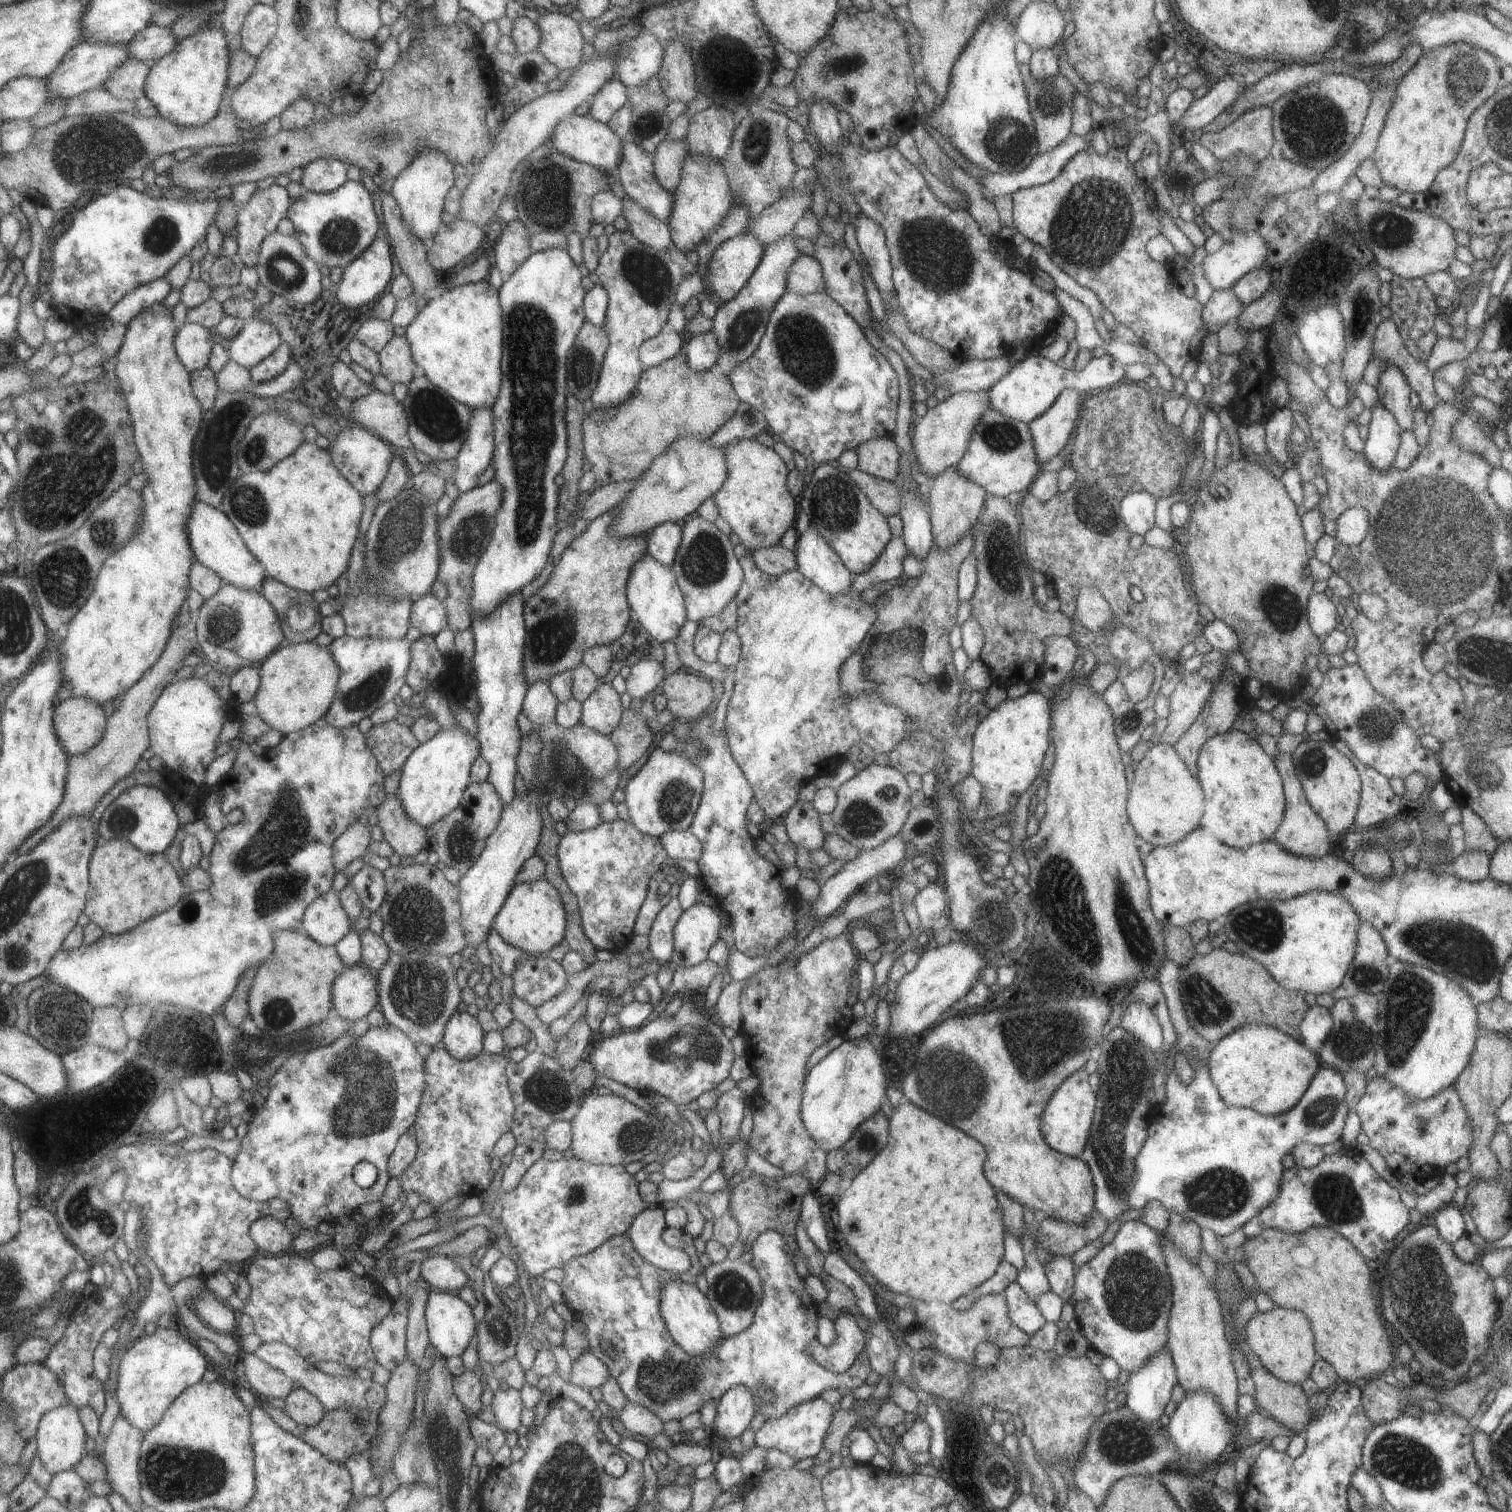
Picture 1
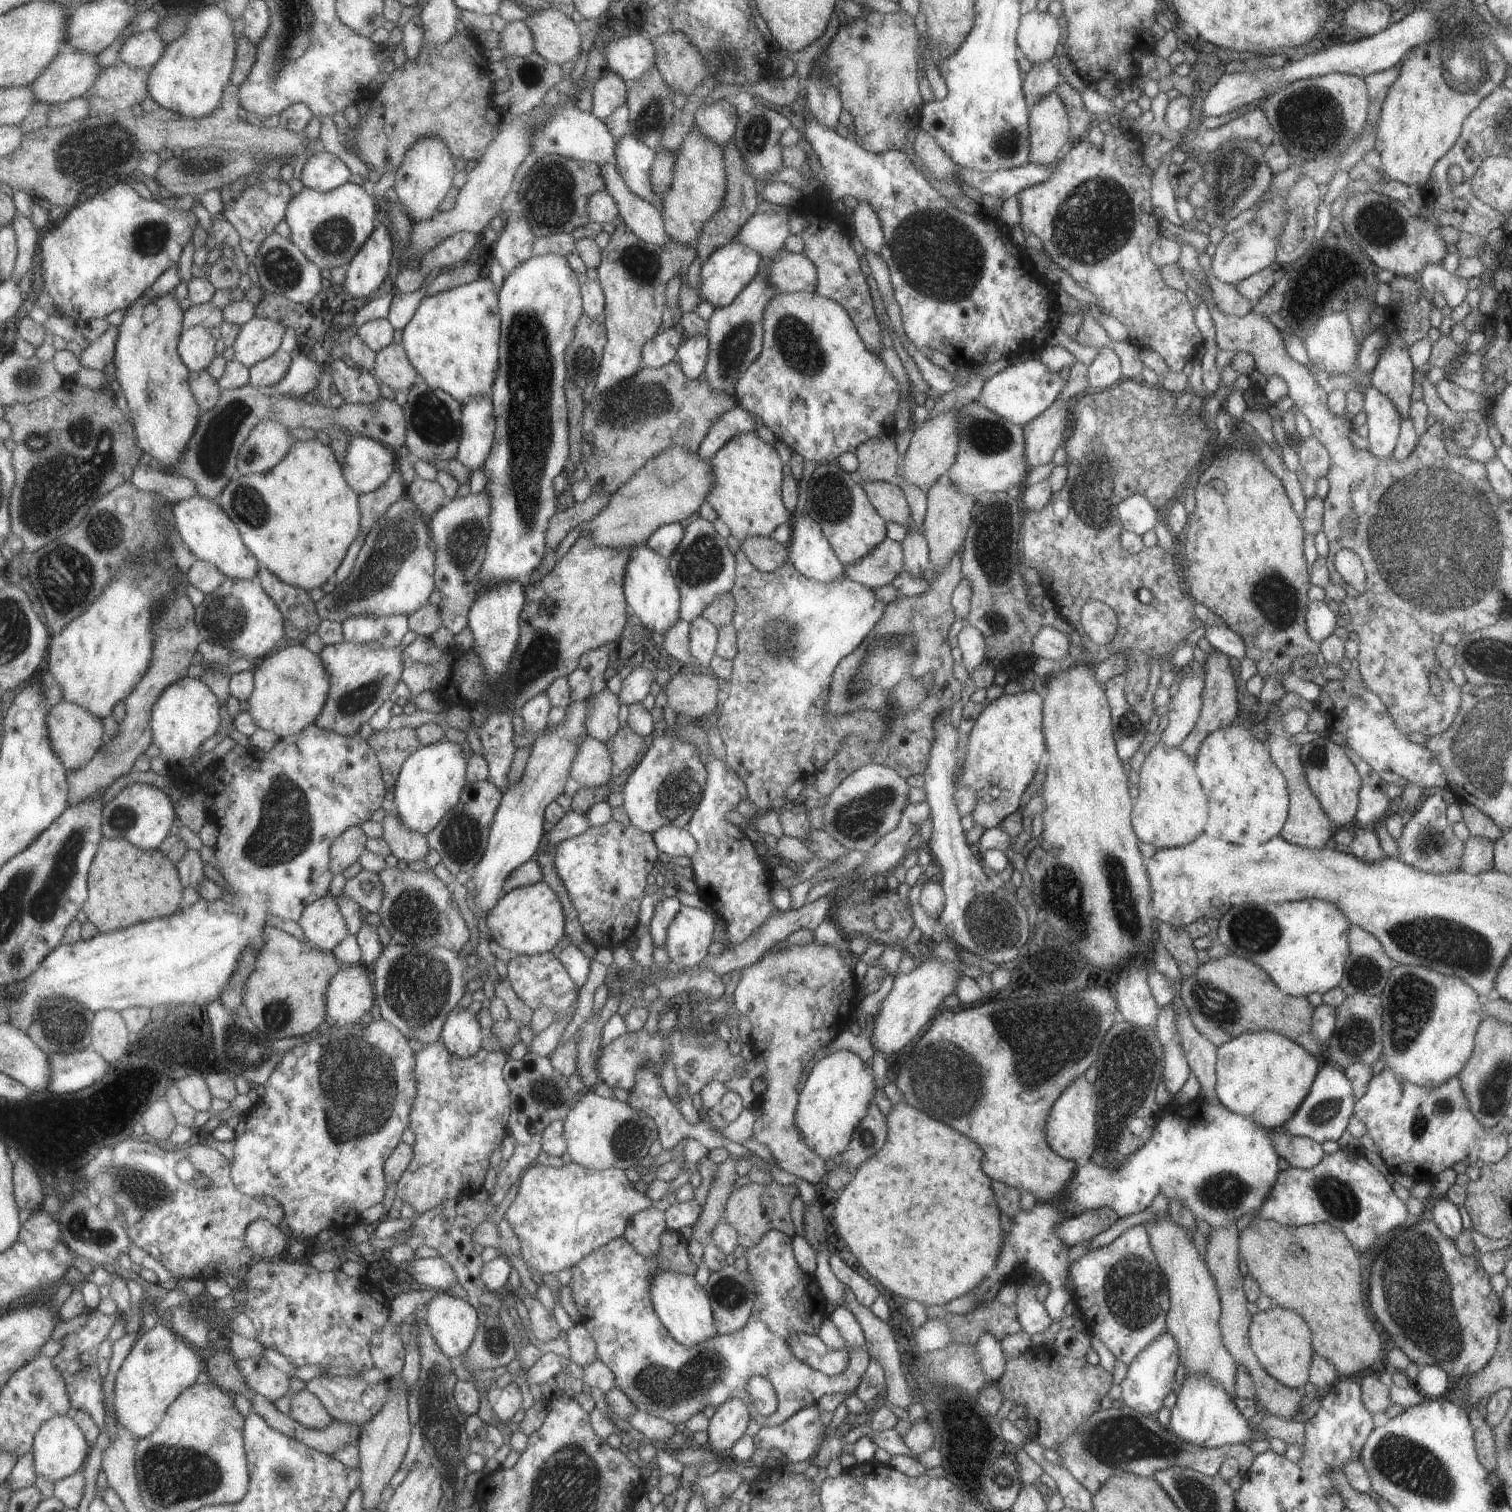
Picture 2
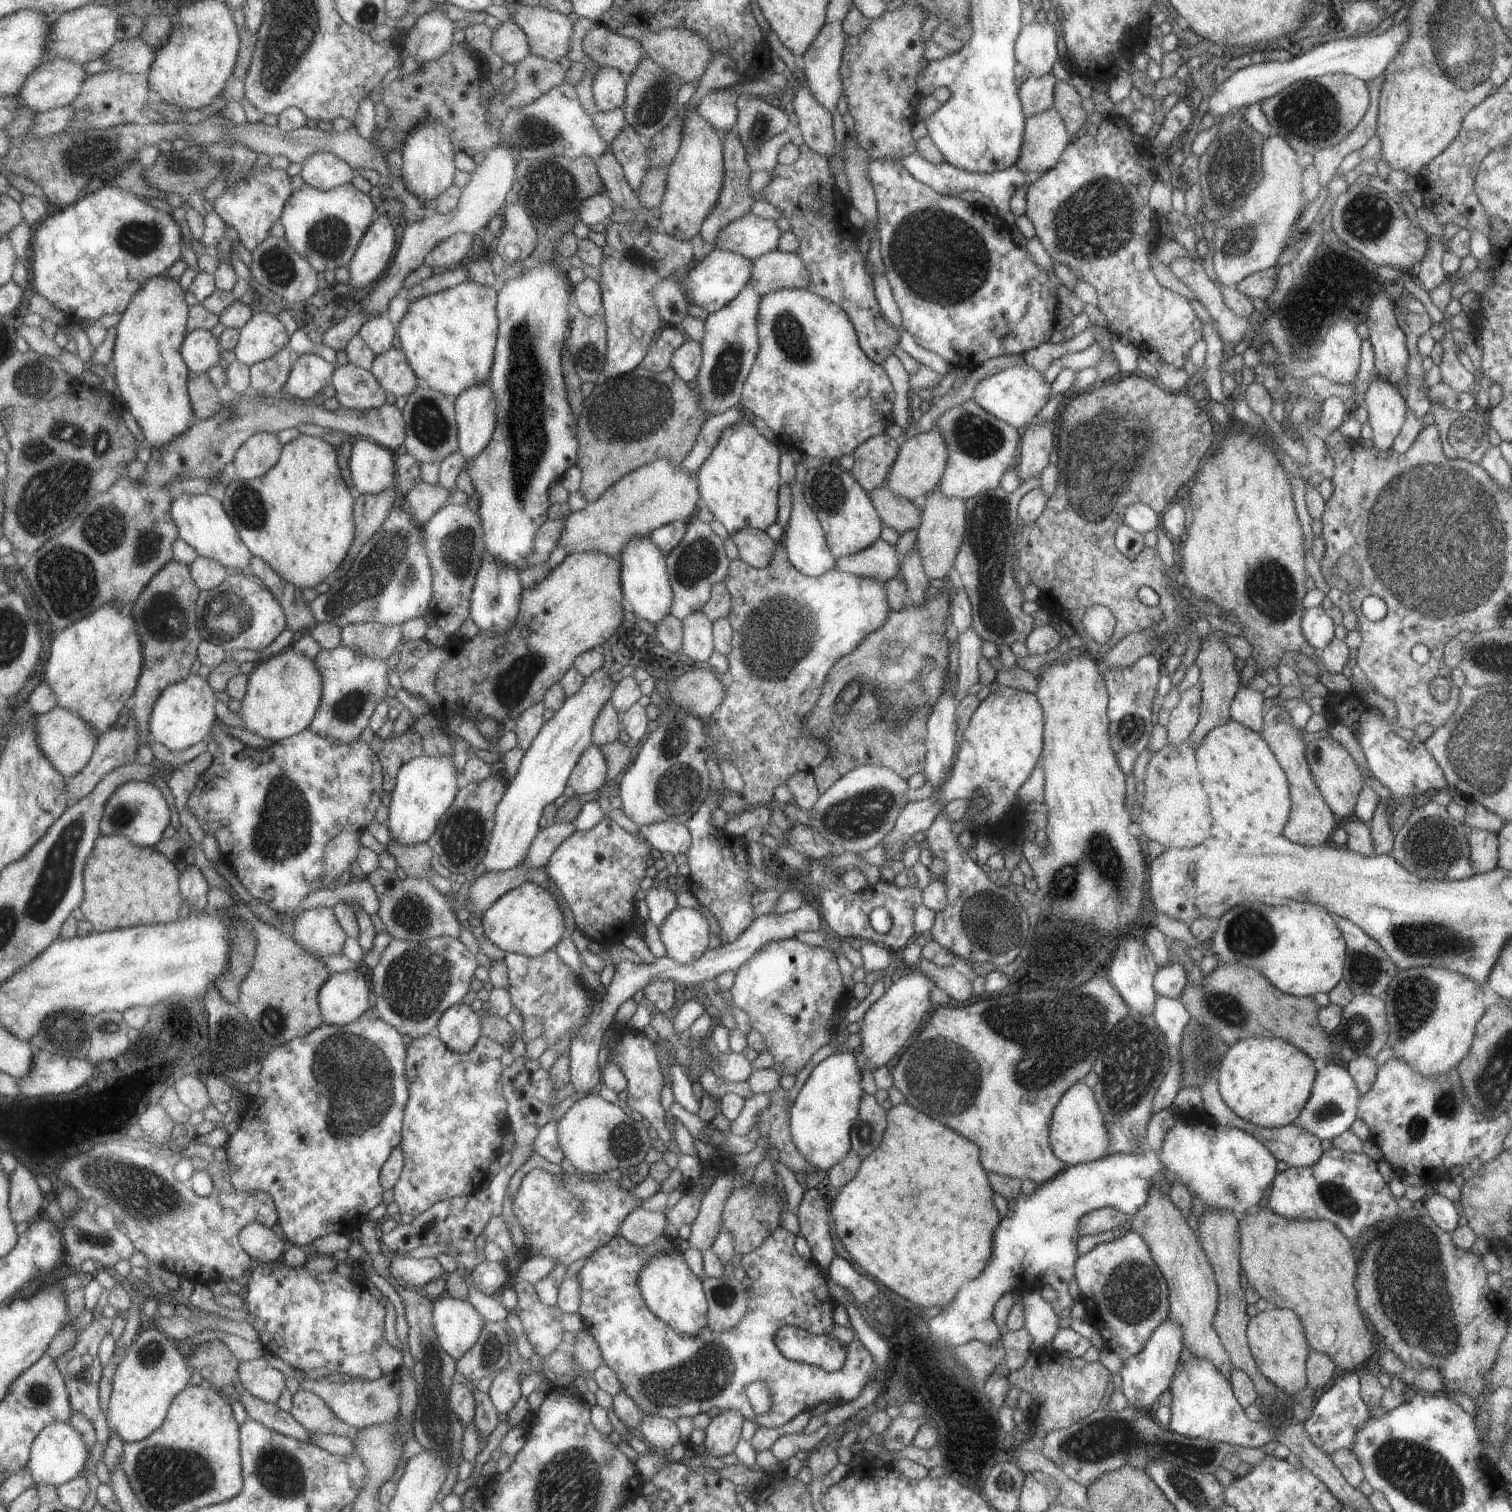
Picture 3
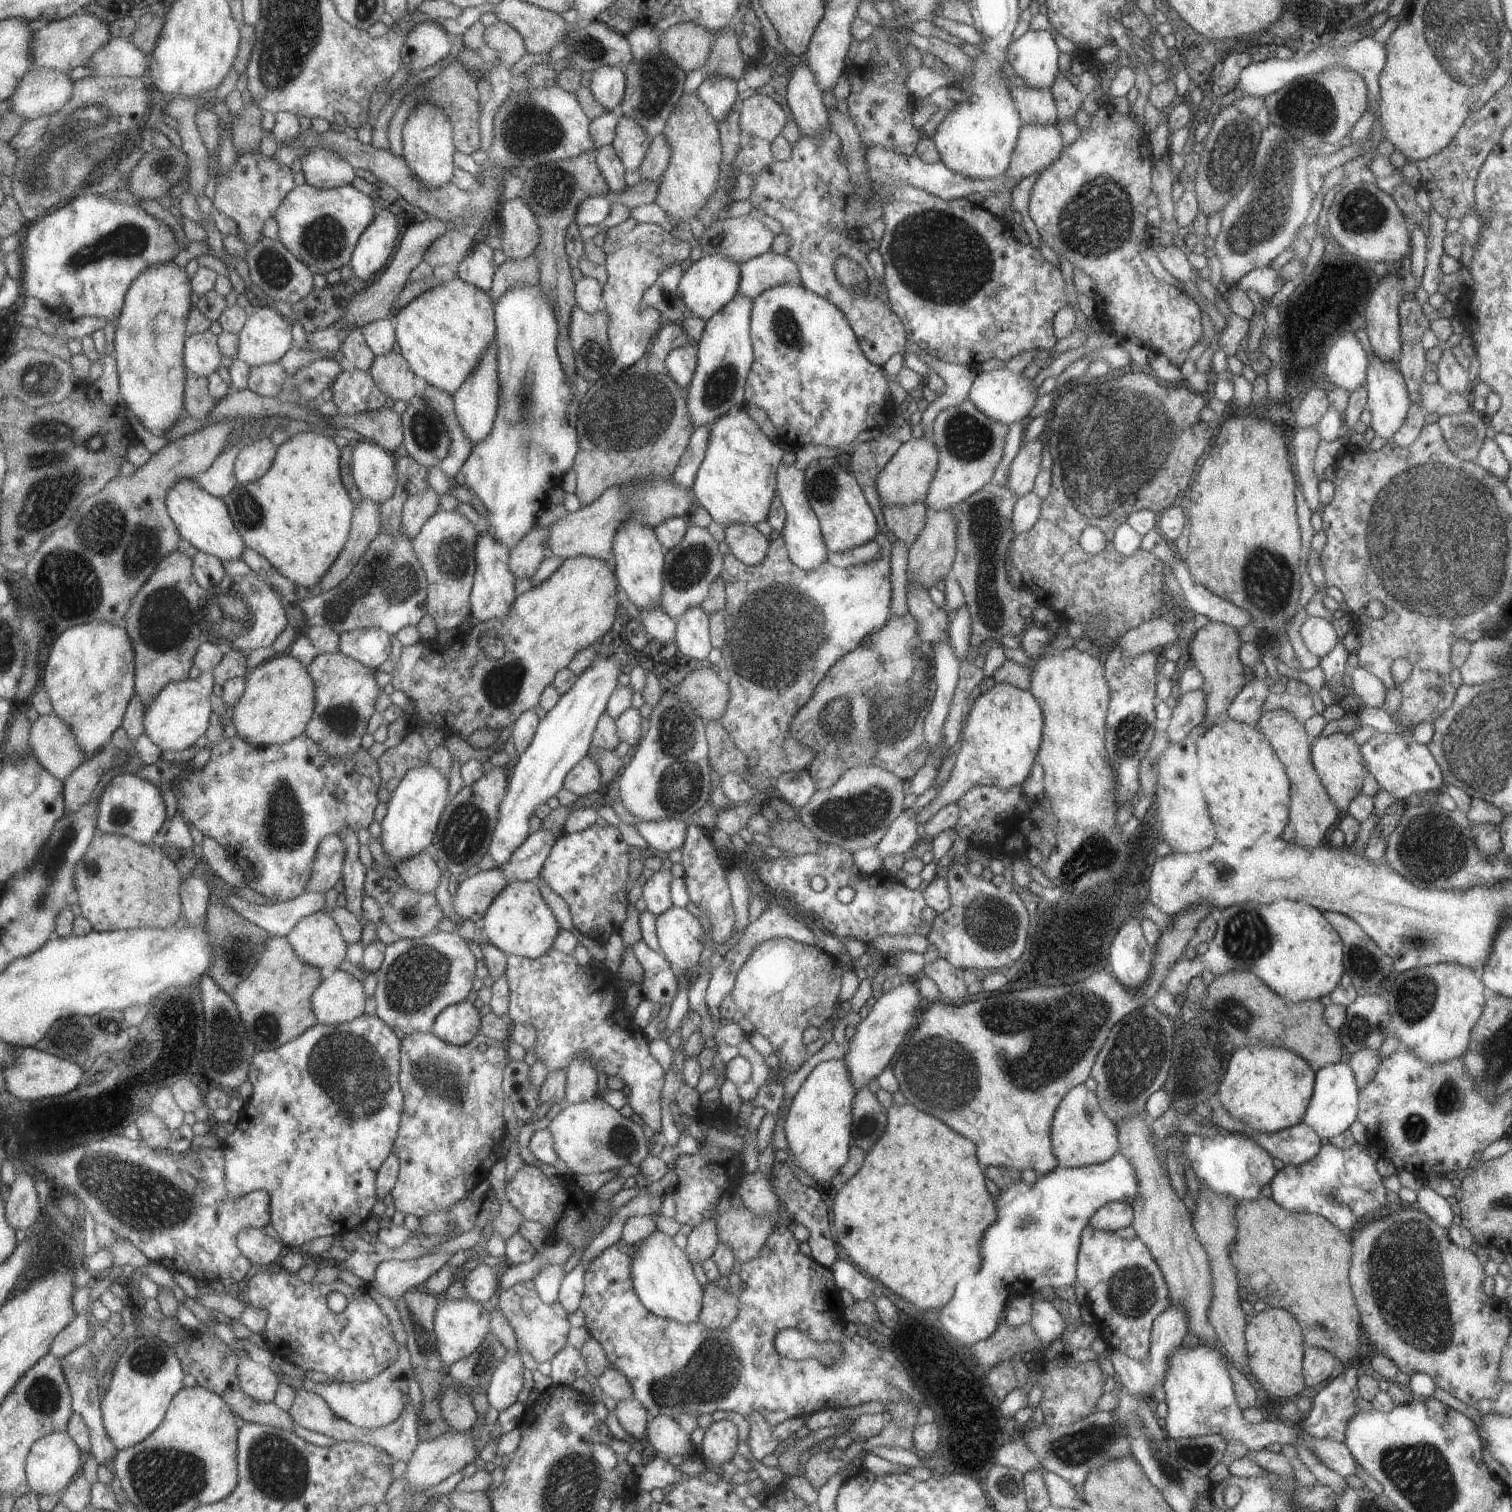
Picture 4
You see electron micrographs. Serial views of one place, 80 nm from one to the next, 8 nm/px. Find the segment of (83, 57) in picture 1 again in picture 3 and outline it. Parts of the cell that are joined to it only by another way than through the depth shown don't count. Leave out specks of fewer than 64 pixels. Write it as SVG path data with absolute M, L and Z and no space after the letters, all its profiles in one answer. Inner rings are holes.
M69 58L45 62L25 82L21 104L37 113L69 106L83 92L87 78L81 62Z

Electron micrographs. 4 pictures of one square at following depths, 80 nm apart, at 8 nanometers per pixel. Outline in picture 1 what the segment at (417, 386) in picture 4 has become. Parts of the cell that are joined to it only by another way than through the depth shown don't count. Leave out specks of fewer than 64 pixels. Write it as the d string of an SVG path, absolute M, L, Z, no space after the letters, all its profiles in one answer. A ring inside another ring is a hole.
M406 335L395 336L389 345L380 353L384 375L391 384L409 386L415 379L417 362L413 357L411 342Z

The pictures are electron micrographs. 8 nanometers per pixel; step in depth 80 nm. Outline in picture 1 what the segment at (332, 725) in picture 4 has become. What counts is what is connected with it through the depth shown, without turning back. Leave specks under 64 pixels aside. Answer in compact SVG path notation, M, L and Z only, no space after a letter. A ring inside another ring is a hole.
M343 636L328 646L341 668L337 698L325 716L335 728L358 726L363 718L370 718L379 708L396 701L399 690L407 683L407 674L413 660L413 642L405 638L373 638Z

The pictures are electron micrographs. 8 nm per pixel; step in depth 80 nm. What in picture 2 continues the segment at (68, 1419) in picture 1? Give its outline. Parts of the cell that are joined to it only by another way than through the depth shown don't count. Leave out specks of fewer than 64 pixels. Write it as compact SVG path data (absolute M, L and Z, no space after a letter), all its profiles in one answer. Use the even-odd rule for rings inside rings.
M55 1415L41 1426L40 1432L36 1434L34 1440L36 1473L56 1484L63 1478L83 1470L91 1447L84 1430L71 1415Z

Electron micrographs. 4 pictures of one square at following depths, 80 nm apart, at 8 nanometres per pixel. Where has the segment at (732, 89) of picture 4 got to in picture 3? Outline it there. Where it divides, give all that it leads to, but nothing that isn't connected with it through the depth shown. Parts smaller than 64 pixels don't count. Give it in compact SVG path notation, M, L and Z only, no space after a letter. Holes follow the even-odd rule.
M719 89L707 92L695 110L713 130L717 130L720 135L725 132L737 130L737 114L735 108L736 98L739 91L729 92L729 90Z

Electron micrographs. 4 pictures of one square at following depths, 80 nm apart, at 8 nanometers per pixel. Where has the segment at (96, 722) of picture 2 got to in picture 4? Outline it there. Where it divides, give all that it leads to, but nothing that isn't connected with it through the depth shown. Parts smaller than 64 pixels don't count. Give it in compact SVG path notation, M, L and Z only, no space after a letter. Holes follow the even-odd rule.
M59 714L38 716L32 724L30 748L35 758L63 783L87 761L85 748L77 742L73 726Z

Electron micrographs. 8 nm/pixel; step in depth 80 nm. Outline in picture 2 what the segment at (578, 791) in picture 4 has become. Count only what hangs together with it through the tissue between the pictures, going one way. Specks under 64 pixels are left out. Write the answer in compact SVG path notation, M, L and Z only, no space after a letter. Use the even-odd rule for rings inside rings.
M585 734L577 740L577 748L570 769L570 786L588 787L601 786L610 781L611 756L603 742Z

